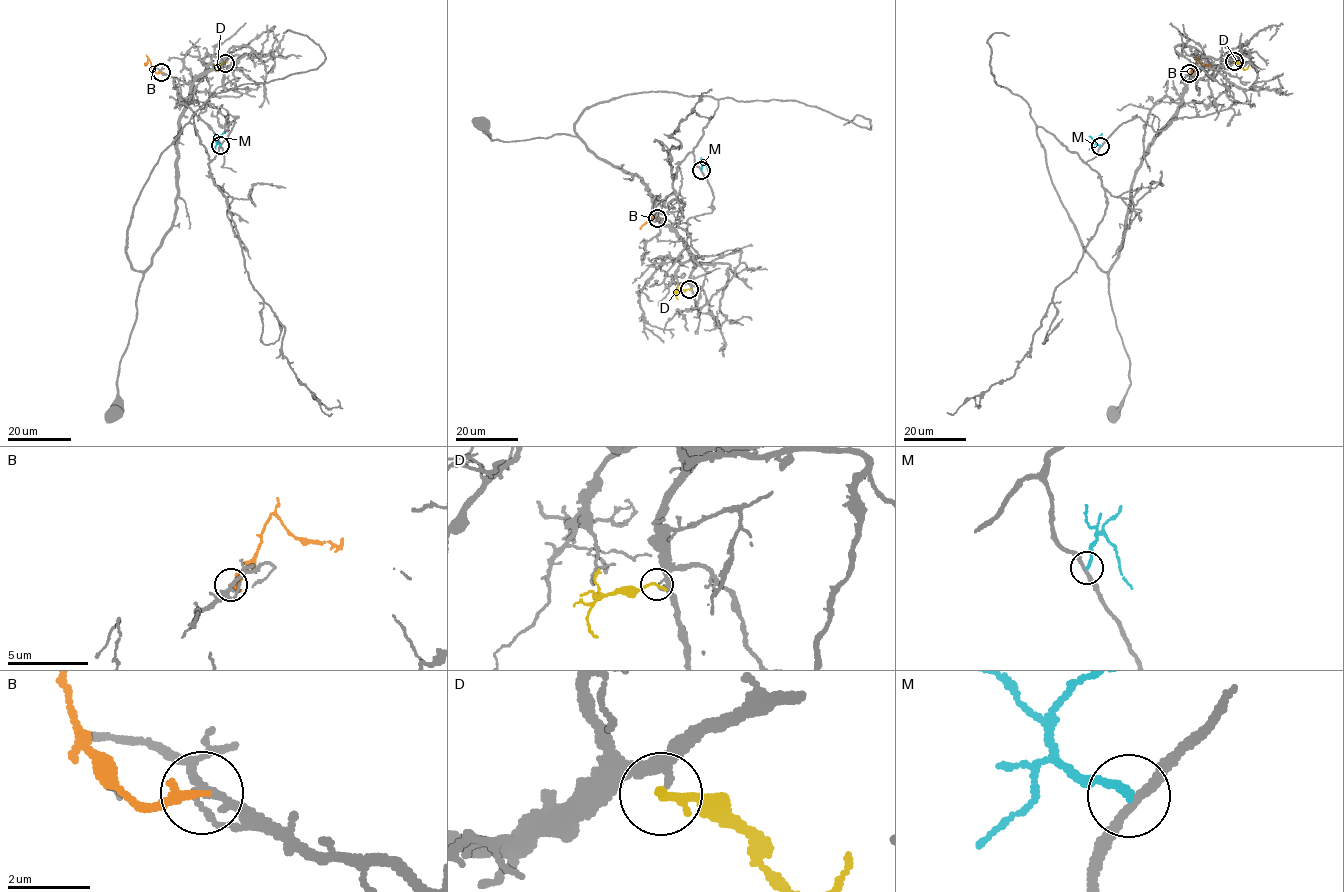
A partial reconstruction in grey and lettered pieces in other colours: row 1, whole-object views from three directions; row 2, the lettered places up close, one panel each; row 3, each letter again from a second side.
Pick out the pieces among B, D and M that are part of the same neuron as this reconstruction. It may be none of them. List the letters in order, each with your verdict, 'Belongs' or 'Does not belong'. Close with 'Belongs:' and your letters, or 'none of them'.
B: Does not belong
D: Does not belong
M: Does not belong
Belongs: none of them

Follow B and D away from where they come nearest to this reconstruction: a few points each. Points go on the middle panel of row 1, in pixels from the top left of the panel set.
B: (657, 218), (652, 217), (639, 229)
D: (689, 289), (676, 294), (678, 299)

